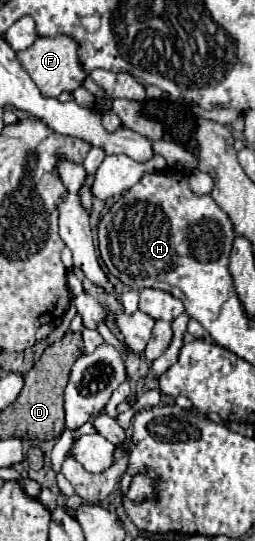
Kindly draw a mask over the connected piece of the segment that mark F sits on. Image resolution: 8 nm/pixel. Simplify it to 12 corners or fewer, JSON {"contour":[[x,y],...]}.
{"contour":[[38,38],[16,54],[40,92],[58,98],[86,80],[78,42]]}

